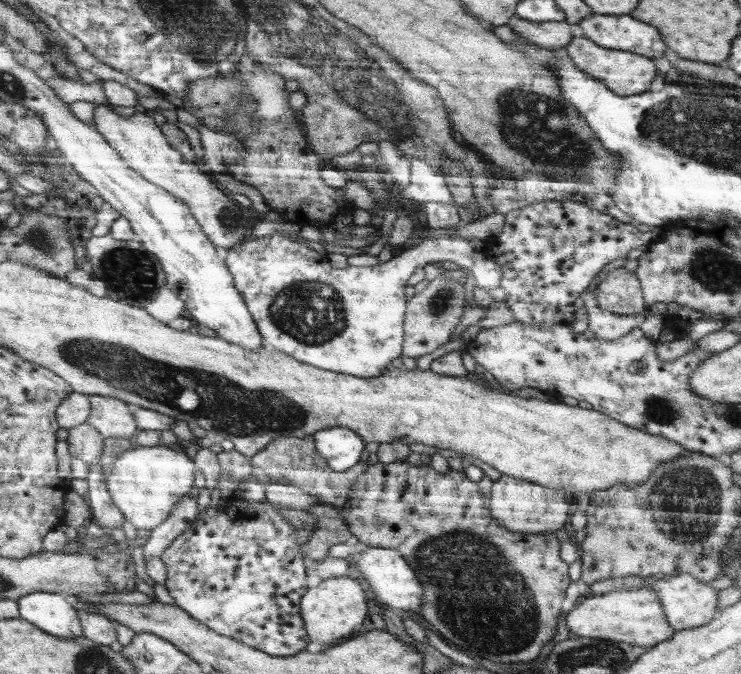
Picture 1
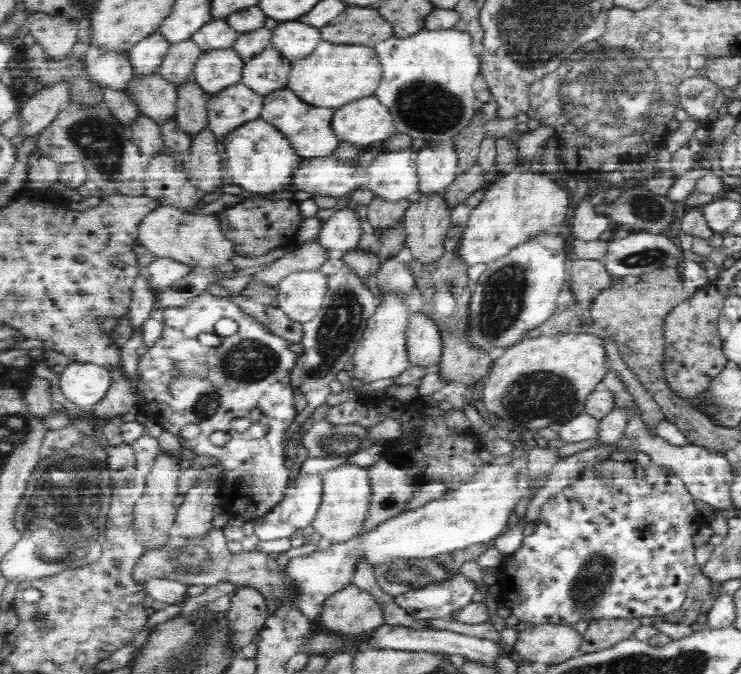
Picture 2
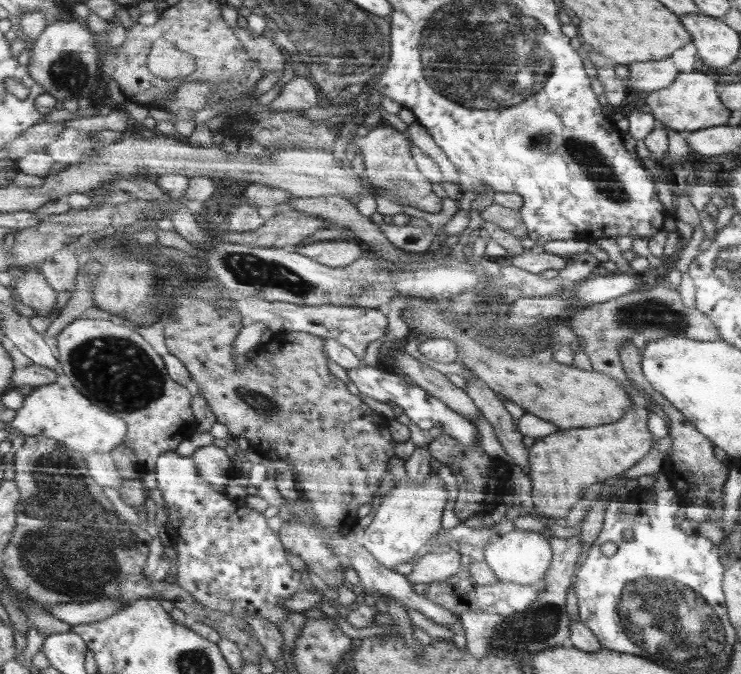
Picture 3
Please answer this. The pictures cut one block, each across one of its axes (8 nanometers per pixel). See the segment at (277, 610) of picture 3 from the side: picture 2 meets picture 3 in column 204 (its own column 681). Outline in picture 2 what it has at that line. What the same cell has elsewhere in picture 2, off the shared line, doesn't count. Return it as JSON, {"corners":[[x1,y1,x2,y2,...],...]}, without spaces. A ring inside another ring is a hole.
{"corners":[[605,460,600,464,589,466,582,471,580,478,575,480,549,498,540,509,540,514,535,520,534,532,530,536,524,537,522,545,512,556,504,558,502,567,509,580,509,587,503,590,502,597,506,599,512,616,526,624,568,624,576,626,578,622,592,622,600,618,640,618,641,616,664,616,678,611,686,601,688,590,692,581,700,572,701,568,696,563,693,536,699,532,694,520,698,516,694,498,687,491,681,478,673,472,666,472,663,466,658,466,654,462,649,465,640,466,636,461,614,461]]}

